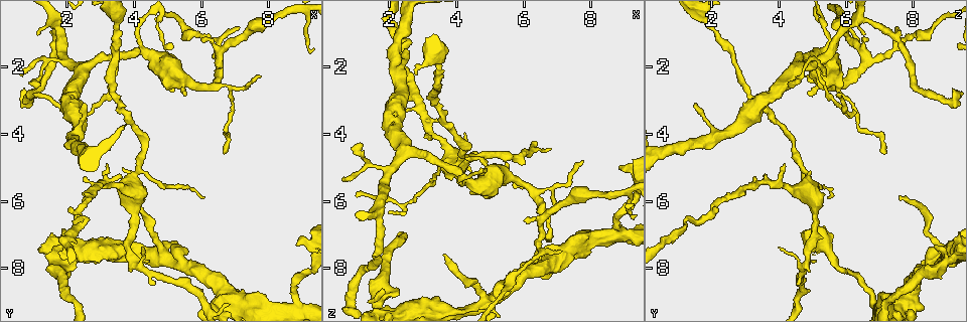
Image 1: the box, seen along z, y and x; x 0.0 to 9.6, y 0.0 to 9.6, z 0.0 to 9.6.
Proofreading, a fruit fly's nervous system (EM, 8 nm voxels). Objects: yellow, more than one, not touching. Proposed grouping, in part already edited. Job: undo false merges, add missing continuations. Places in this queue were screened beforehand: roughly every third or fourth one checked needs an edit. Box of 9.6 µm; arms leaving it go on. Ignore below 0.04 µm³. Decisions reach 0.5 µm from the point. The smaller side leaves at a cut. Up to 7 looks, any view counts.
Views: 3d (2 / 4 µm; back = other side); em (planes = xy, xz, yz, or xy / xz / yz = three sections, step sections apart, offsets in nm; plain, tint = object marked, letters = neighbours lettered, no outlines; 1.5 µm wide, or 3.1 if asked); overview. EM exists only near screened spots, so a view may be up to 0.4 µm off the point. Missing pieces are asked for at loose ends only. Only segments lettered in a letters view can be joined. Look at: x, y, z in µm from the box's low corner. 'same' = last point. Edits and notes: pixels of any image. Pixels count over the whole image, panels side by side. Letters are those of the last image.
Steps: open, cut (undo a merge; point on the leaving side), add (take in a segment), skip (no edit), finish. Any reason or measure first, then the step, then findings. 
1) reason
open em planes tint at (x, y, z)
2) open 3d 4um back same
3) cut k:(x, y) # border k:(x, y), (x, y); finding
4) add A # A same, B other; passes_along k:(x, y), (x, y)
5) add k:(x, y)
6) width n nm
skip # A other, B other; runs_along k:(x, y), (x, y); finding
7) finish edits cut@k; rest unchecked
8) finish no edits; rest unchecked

branch stops here
open em xy step 4 letters at (3.65, 5.80, 7.65)

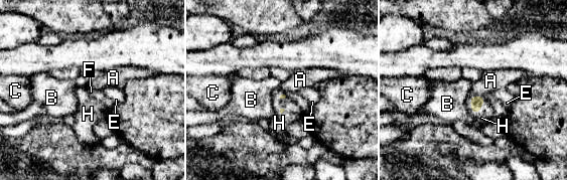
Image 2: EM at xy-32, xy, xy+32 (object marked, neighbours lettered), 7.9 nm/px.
cut it another way
open em planes letters same

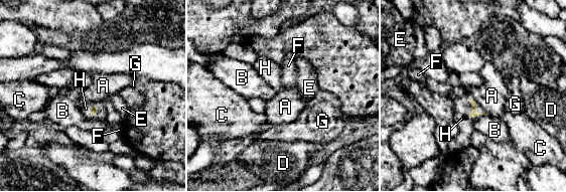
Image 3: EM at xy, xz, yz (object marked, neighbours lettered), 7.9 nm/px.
add H # A other, B other, C other, D other, E other, F other, G other, H same; passes_along 3:(472, 114), (475, 108), (461, 119); the neuron continues

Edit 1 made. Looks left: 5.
see it whole again
open overview

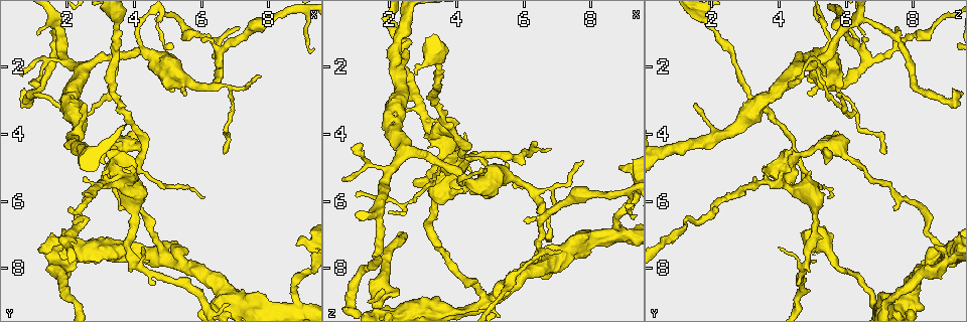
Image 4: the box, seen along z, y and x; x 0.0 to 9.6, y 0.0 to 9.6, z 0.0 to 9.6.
a narrow waist
open 3d 2um back at (2.35, 6.70, 1.20)

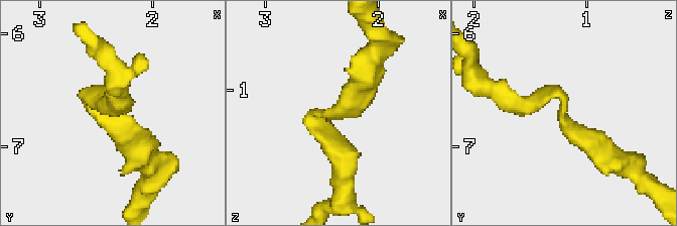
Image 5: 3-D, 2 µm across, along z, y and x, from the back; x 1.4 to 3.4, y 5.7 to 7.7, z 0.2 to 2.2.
arm_widths 200, 220 nm; shape alone is not enough
open em xy step 4 tint at (2.40, 6.72, 1.22)

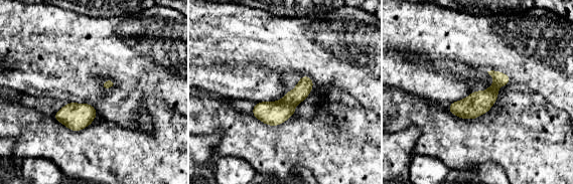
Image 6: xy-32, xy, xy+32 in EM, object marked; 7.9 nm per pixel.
open em xy step 4 letters same

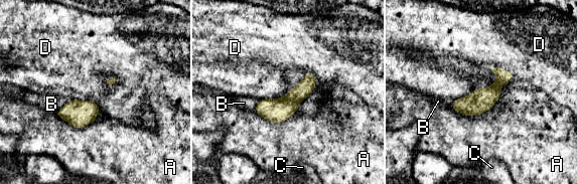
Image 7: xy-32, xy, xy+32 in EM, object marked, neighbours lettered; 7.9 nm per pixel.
skip # A other, B other, C other, D other; continuous, no second neuron

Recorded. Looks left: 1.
finish edits add@3; rest unchecked

